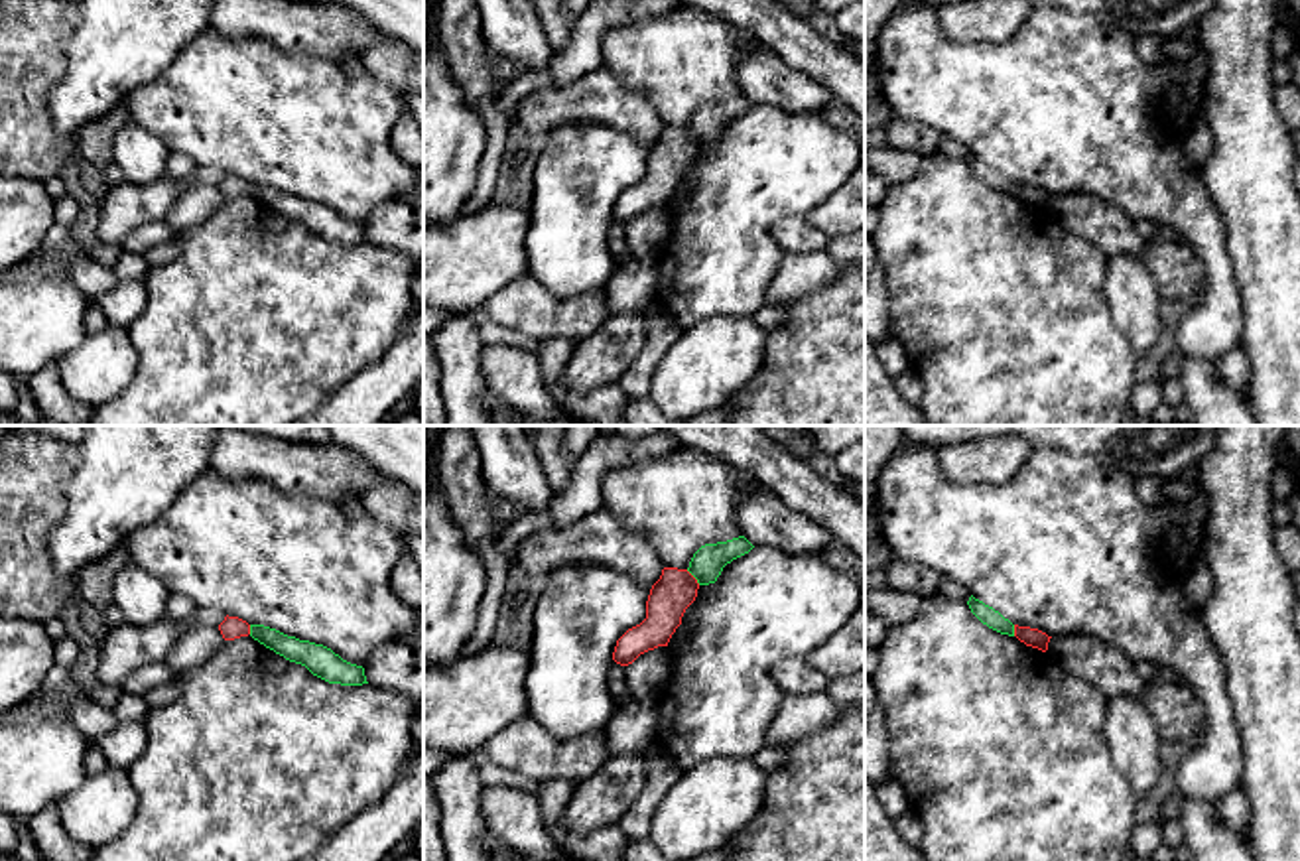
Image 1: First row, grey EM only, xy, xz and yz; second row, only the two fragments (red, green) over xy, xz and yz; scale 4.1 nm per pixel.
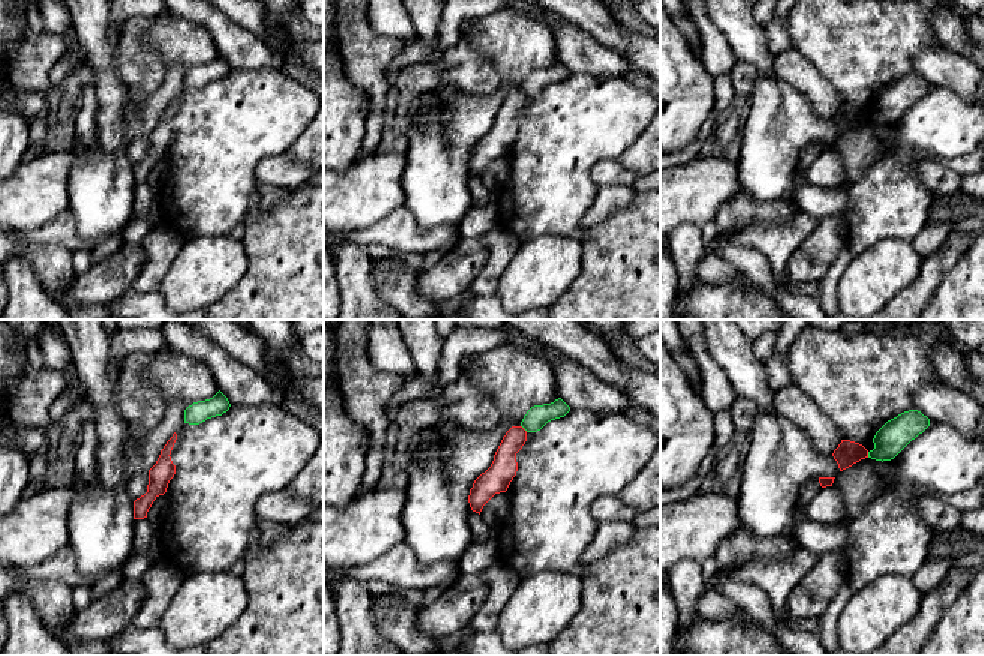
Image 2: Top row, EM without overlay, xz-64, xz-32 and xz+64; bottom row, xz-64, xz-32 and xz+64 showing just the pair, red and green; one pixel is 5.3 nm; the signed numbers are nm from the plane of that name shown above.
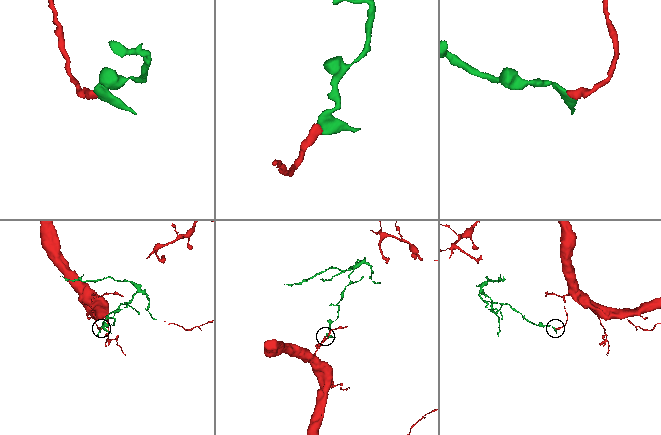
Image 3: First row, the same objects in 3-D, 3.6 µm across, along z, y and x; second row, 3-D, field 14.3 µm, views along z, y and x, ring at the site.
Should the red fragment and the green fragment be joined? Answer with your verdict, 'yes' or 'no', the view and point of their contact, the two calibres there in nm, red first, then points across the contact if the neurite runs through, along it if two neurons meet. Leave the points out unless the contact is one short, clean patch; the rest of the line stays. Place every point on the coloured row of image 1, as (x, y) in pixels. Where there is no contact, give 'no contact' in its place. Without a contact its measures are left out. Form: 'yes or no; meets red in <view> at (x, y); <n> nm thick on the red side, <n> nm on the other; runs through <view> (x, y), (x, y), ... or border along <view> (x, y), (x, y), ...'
no; meets red in xz at (694, 578); 170 nm thick on the red side, 140 nm on the other; border along xz (686, 570), (700, 584)

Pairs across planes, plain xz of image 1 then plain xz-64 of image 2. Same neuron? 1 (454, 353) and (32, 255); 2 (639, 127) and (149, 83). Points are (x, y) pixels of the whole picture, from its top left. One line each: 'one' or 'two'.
1: two
2: one

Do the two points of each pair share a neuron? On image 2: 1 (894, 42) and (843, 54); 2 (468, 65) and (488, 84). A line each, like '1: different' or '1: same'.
1: same
2: same

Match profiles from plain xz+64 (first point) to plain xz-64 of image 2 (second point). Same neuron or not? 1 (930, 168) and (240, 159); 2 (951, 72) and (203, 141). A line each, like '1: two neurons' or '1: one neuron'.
1: two neurons
2: two neurons

